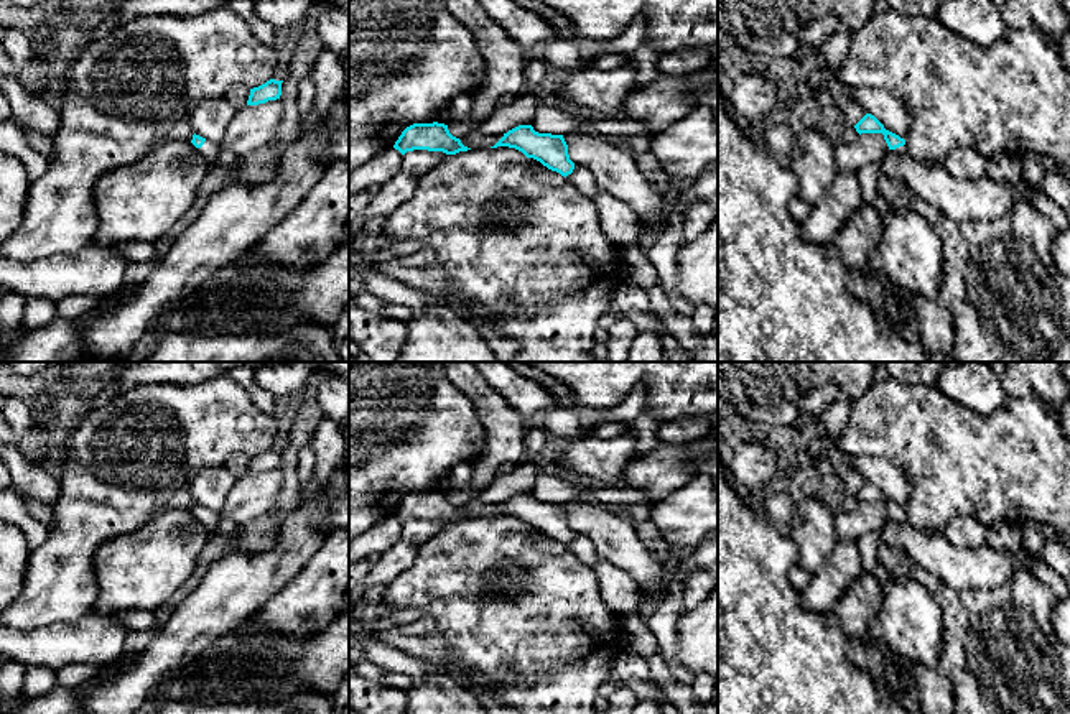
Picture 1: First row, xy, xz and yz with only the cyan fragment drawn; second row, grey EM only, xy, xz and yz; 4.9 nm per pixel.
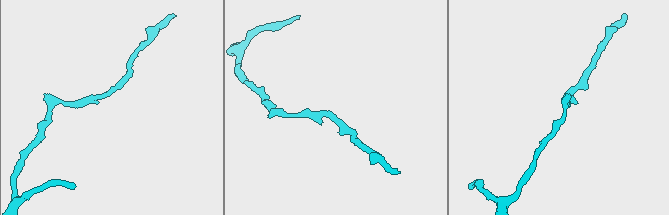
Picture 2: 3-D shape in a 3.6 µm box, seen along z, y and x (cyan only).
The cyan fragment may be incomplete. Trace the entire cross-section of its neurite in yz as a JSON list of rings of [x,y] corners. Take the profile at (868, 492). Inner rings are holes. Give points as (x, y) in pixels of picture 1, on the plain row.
[[[866,482],[856,494],[854,494],[856,500],[861,502],[882,502],[884,508],[889,515],[889,518],[892,518],[897,523],[902,525],[910,525],[910,520],[905,513],[905,508],[900,507],[899,503],[889,500],[884,497],[884,494],[871,482]]]

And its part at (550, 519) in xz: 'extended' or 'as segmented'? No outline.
as segmented

